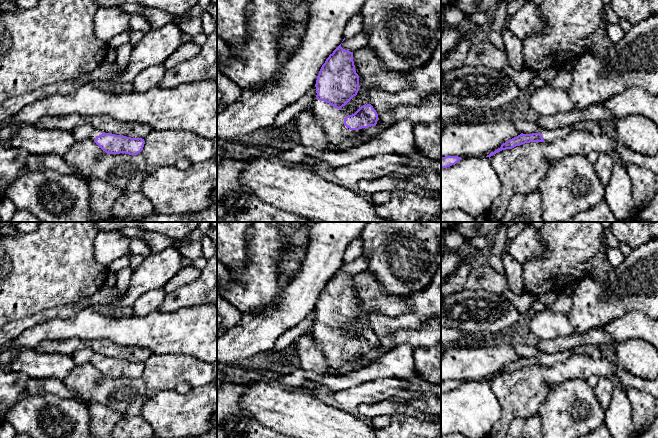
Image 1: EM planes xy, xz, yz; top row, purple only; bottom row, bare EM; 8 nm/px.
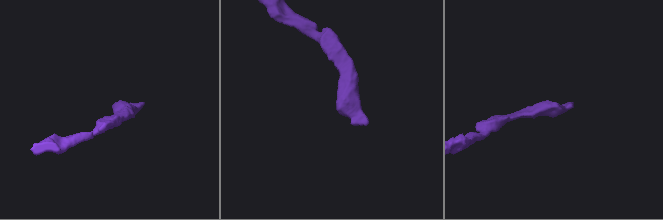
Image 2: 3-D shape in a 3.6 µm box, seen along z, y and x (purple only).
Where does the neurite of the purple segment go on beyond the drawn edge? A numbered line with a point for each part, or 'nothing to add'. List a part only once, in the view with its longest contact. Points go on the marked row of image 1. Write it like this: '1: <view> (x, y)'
1: xz (331, 119)

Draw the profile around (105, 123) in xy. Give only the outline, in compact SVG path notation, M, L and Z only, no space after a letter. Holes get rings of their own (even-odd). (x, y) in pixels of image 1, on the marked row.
M109 115L93 116L90 124L94 129L101 130L102 132L131 138L144 139L153 130L148 125L136 122L122 122Z

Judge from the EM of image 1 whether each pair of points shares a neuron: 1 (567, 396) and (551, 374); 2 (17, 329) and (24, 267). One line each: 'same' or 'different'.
1: different
2: different

